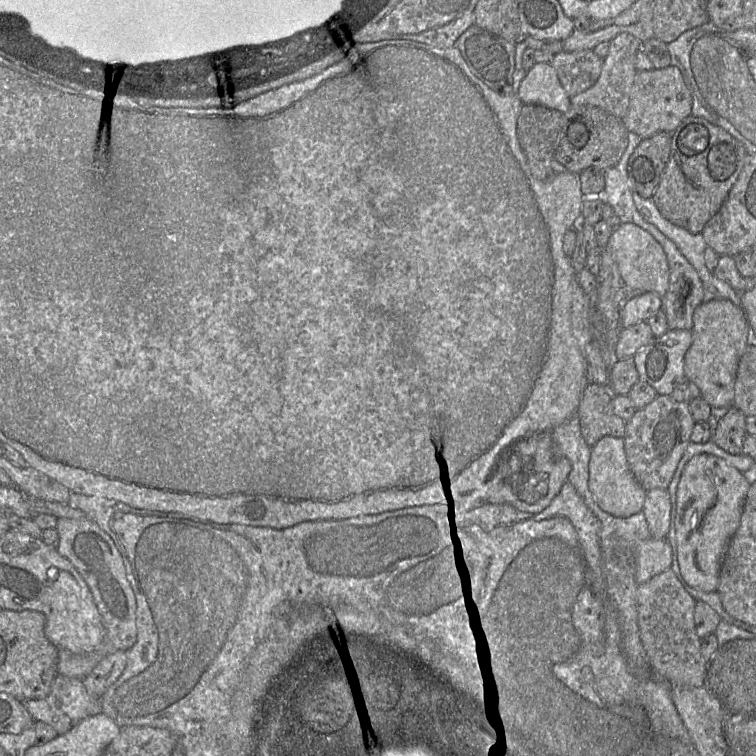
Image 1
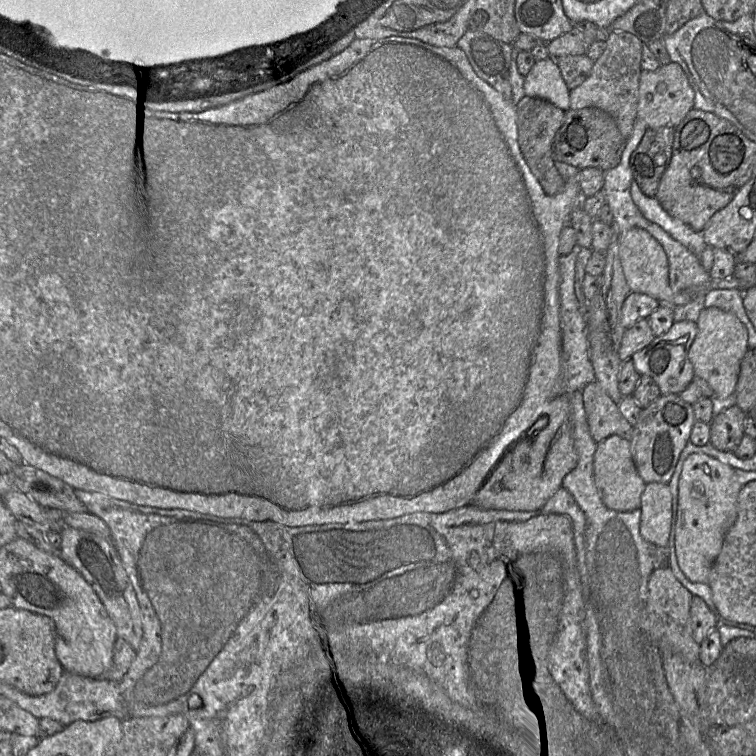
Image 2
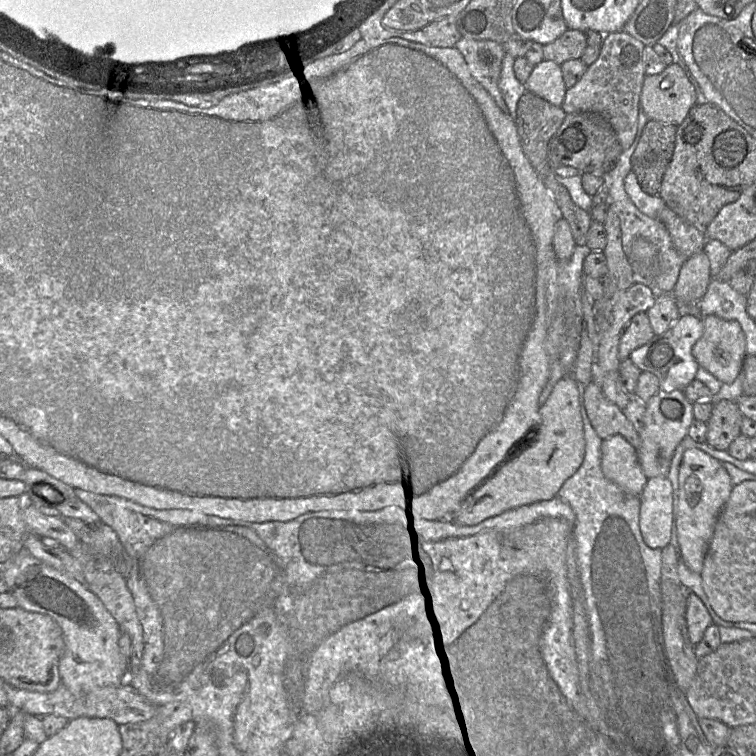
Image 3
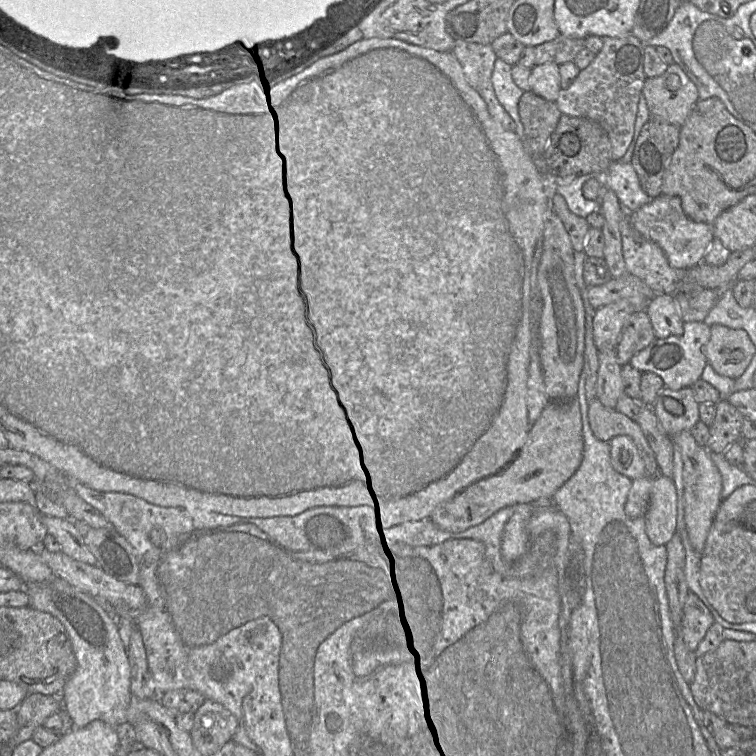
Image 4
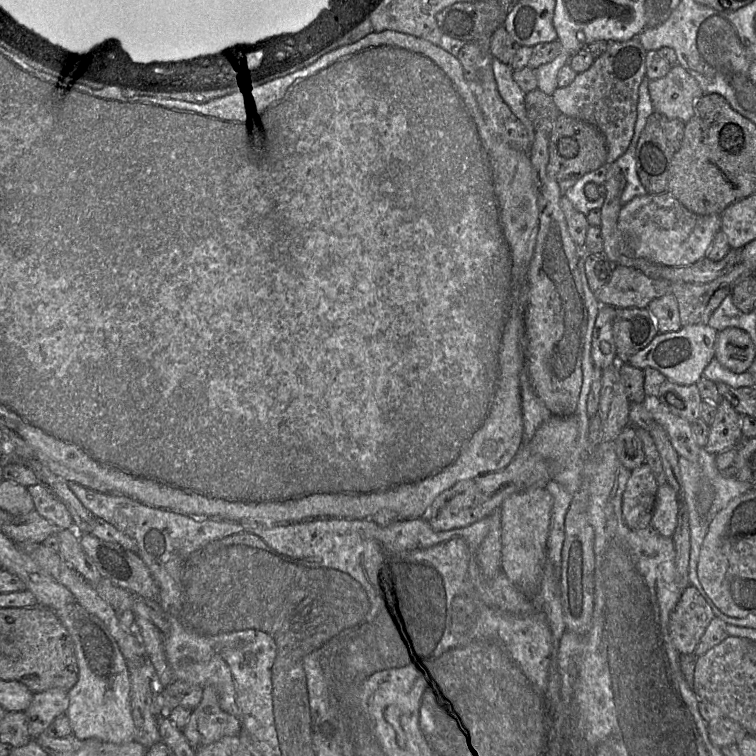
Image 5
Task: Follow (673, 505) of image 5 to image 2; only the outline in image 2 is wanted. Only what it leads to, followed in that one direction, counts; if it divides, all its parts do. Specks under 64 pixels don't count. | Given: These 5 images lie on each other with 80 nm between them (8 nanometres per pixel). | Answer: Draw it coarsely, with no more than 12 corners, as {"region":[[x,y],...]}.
{"region":[[668,484],[641,495],[640,534],[666,549],[672,518]]}

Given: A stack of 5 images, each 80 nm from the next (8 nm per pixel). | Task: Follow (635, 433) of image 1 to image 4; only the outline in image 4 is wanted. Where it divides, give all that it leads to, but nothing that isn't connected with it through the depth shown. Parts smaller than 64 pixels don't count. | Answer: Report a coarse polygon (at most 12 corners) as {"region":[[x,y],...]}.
{"region":[[664,387],[650,407],[671,439],[700,421],[692,387]]}

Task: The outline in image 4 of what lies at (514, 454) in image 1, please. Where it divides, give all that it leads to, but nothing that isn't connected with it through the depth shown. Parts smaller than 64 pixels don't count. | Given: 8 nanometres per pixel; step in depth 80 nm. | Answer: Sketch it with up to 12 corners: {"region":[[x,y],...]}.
{"region":[[577,398],[550,402],[522,449],[430,515],[462,532],[549,504],[579,468]]}

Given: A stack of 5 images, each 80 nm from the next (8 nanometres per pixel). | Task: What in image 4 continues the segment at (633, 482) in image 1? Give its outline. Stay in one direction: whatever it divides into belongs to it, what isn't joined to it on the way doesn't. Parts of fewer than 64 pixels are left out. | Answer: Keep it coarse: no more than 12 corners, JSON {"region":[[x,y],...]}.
{"region":[[630,437],[609,443],[611,464],[630,480],[646,475]]}

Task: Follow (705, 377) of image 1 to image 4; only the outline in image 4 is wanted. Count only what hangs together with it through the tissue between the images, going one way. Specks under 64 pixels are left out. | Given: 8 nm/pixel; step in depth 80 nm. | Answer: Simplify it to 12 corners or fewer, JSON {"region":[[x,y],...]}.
{"region":[[710,326],[703,347],[719,375],[738,379],[755,346],[743,329]]}

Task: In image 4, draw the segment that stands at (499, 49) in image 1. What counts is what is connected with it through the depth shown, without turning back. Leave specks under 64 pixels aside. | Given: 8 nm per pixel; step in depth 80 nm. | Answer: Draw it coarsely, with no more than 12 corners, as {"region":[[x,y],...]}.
{"region":[[456,41],[452,50],[469,84],[506,131],[516,123],[492,83],[497,56],[490,44]]}

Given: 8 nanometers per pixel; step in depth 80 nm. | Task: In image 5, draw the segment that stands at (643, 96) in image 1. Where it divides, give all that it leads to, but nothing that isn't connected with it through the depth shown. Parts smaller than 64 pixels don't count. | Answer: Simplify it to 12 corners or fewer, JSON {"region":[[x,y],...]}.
{"region":[[679,64],[649,80],[655,112],[684,123],[703,96]]}

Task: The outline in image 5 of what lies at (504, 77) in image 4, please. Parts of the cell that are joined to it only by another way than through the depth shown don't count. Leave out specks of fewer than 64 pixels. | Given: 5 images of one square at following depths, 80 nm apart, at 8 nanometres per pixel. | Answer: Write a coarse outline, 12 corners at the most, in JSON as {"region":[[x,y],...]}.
{"region":[[497,58],[492,70],[498,92],[525,125],[532,143],[525,93],[513,80],[513,69]]}

